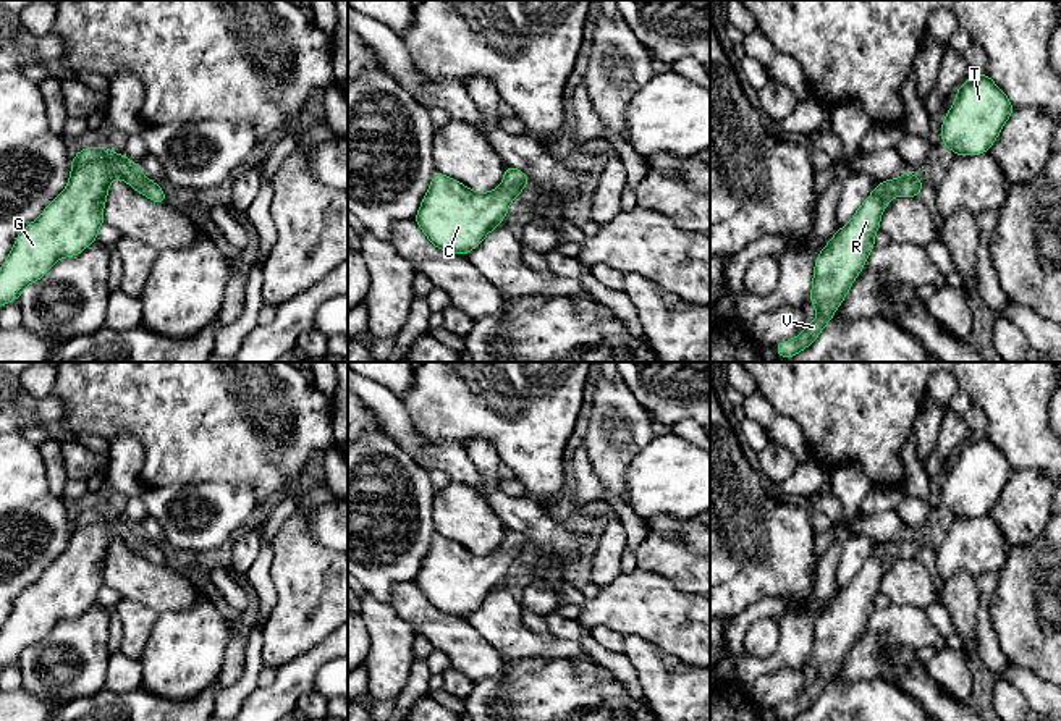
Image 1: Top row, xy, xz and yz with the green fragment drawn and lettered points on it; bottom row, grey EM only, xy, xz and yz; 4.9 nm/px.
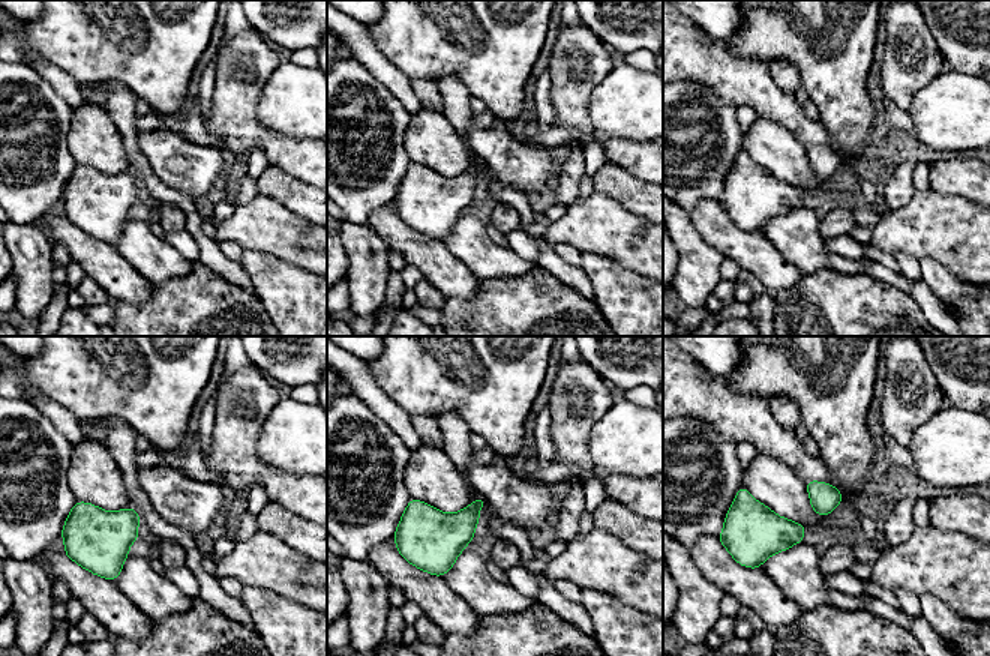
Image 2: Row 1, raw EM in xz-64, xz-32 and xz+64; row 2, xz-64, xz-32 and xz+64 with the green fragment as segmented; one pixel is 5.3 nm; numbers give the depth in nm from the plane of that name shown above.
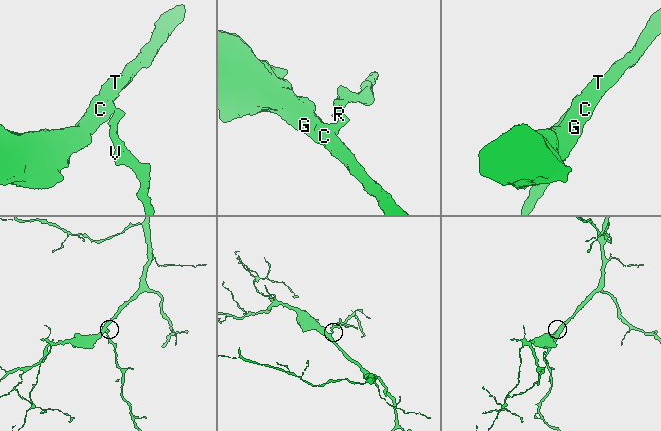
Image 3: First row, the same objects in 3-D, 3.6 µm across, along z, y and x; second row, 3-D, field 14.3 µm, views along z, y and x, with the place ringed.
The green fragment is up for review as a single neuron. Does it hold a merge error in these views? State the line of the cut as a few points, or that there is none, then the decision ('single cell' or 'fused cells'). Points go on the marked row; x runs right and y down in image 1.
cut none; single cell

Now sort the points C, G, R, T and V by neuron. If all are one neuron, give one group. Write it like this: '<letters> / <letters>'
C G R T V

